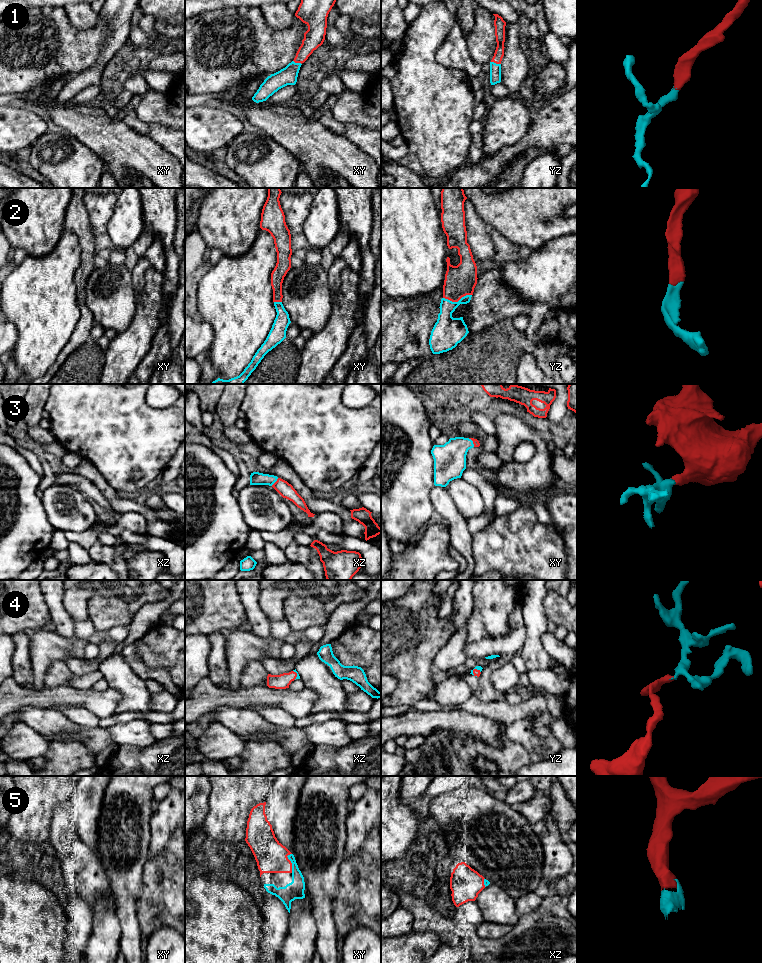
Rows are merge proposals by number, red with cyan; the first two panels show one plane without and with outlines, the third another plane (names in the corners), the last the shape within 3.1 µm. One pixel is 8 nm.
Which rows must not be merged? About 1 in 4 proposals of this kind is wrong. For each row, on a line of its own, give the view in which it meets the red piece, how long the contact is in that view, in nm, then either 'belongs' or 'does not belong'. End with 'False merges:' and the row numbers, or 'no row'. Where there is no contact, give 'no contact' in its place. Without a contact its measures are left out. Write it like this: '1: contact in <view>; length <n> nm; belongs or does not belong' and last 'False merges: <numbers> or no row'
1: contact in yz; length 80 nm; belongs
2: contact in yz; length 240 nm; belongs
3: contact in xz; length 90 nm; belongs
4: contact in yz; length 80 nm; belongs
5: contact in xy; length 160 nm; belongs
False merges: no row

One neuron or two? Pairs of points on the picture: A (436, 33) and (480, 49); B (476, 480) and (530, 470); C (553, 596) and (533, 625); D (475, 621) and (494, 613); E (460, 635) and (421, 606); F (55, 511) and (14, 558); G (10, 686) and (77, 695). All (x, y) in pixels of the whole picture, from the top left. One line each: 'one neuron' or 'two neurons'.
A: two neurons
B: two neurons
C: two neurons
D: two neurons
E: two neurons
F: two neurons
G: one neuron

